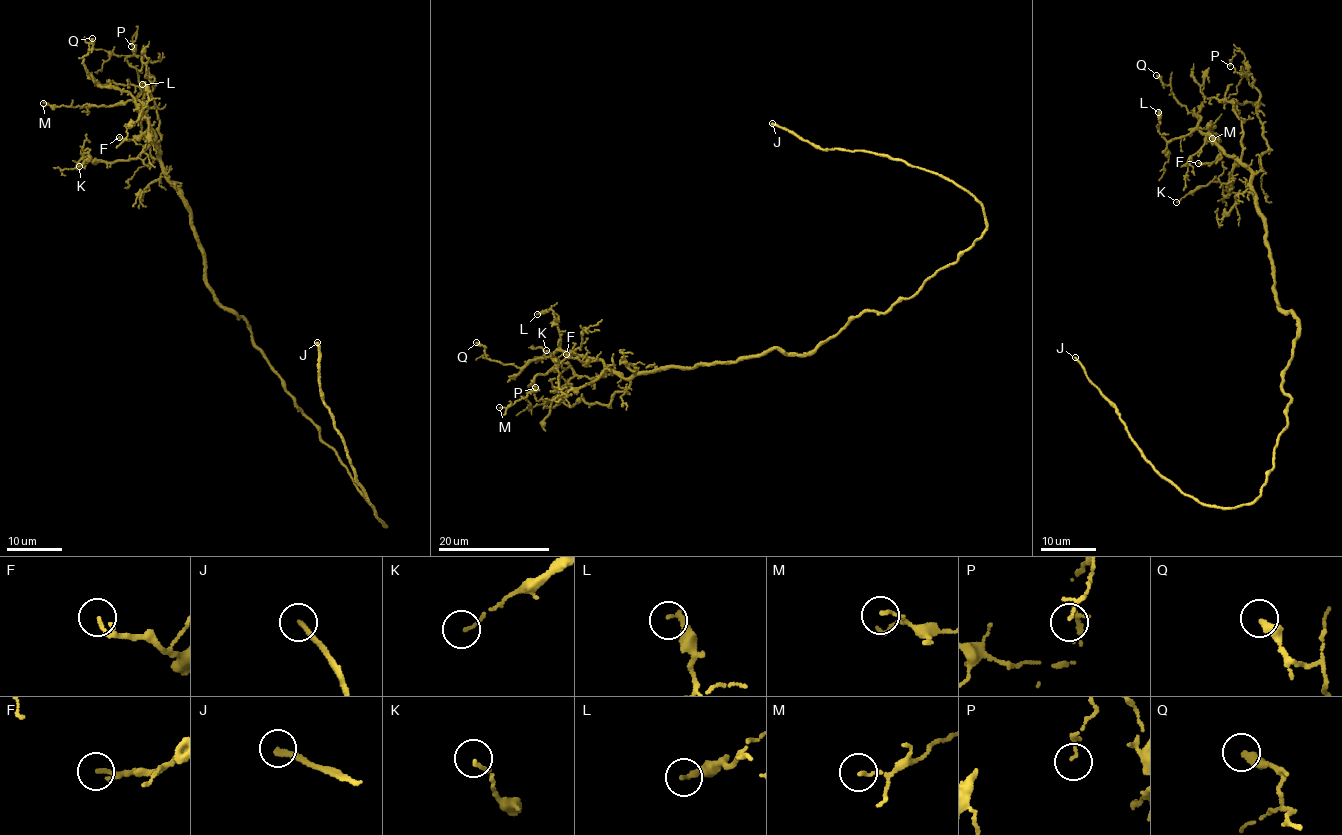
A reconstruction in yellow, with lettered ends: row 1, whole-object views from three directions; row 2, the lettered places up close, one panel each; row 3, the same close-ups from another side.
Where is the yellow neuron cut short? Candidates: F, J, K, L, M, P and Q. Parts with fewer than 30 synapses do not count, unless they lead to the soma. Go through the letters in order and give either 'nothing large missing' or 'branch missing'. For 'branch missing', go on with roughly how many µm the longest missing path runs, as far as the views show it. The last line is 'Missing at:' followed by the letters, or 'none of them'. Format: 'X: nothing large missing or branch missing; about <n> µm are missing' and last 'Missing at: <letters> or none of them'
F: nothing large missing
J: branch missing; about 150 µm are missing
K: nothing large missing
L: nothing large missing
M: nothing large missing
P: nothing large missing
Q: nothing large missing
Missing at: J

